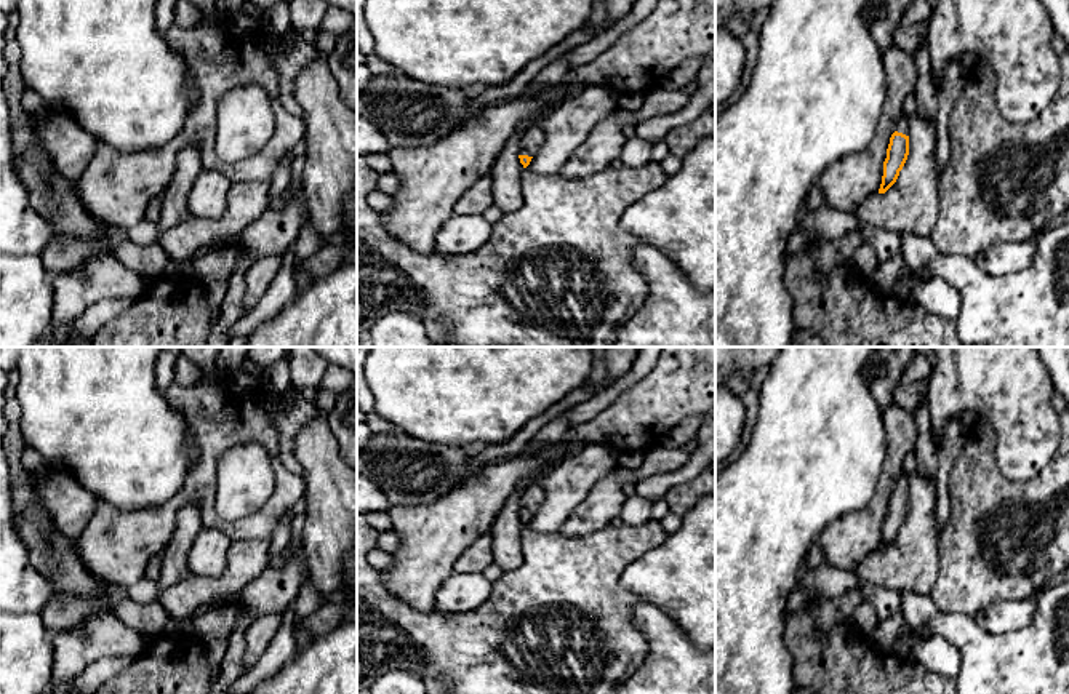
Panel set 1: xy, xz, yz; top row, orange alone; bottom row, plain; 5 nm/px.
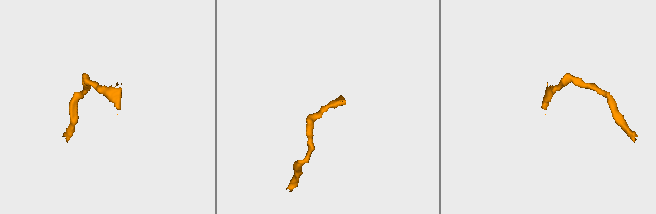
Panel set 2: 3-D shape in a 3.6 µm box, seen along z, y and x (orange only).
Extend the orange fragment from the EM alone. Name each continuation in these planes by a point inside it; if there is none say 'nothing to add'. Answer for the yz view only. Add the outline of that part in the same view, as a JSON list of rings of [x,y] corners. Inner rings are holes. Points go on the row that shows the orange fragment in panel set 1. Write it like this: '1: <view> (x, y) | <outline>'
1: yz (903, 122) | [[[906,114],[899,115],[895,131],[909,134],[909,117]]]

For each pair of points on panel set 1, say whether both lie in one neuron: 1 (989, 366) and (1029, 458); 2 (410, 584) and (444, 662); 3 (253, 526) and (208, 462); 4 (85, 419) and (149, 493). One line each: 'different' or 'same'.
1: same
2: different
3: same
4: same

